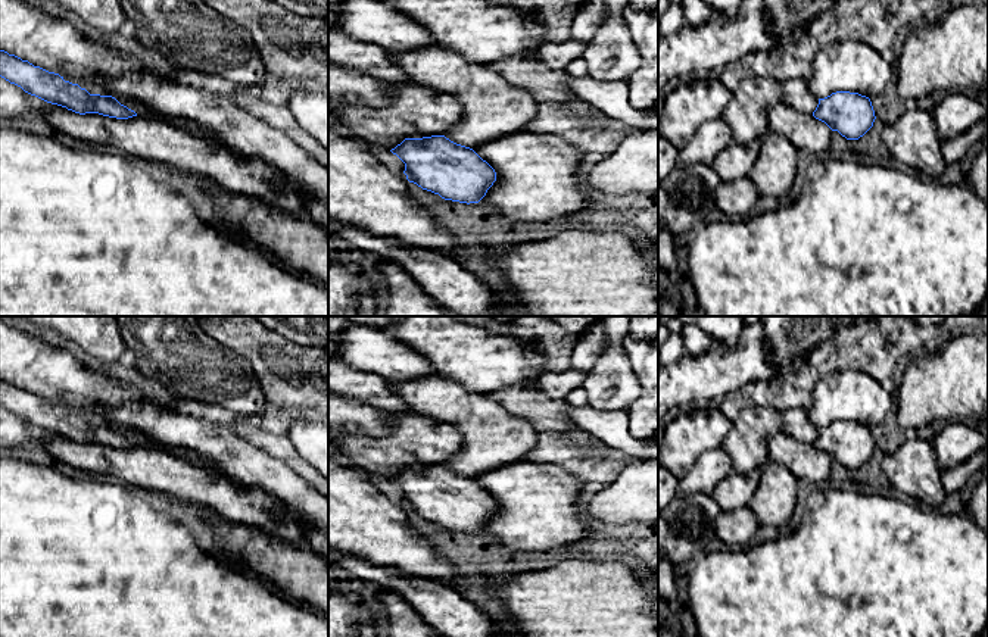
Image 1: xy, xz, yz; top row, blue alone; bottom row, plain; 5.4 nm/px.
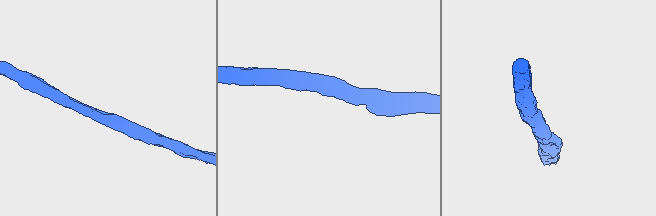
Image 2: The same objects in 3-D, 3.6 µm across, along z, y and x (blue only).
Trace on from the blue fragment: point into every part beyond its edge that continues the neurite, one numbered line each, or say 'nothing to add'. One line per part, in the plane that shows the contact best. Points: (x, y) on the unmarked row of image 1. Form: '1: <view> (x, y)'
1: xy (55, 374)

